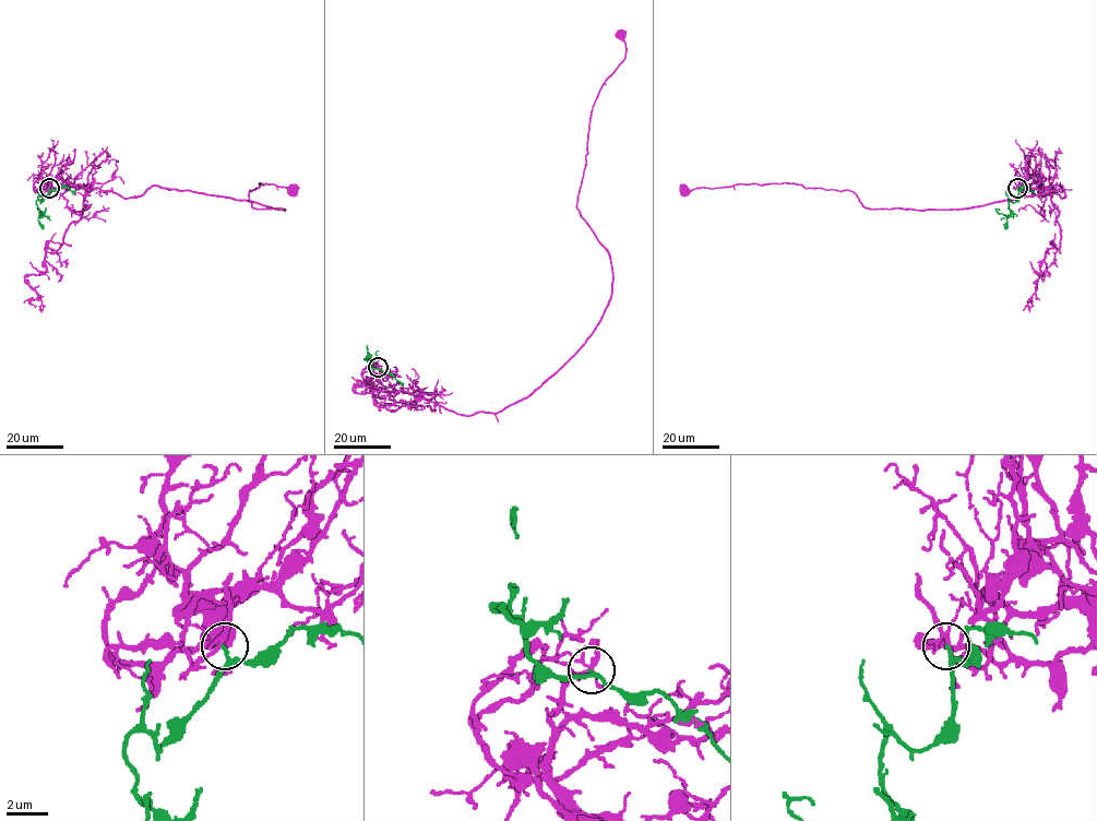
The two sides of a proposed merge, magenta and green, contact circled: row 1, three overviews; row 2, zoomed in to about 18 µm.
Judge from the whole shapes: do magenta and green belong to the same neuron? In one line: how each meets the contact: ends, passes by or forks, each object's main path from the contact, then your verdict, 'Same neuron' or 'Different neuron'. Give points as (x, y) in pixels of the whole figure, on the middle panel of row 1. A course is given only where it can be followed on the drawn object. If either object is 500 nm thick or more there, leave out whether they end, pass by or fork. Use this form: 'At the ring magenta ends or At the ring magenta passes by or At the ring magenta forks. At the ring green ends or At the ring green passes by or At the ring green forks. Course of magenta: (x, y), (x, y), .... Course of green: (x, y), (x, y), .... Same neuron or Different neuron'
At the ring magenta forks. At the ring green passes by. Course of magenta: (377, 367), (381, 391), (498, 413), (593, 332), (611, 262), (576, 200), (591, 112), (625, 56), (620, 34). Course of green: (378, 367), (372, 368), (364, 358), (370, 359), (368, 349). Different neuron

